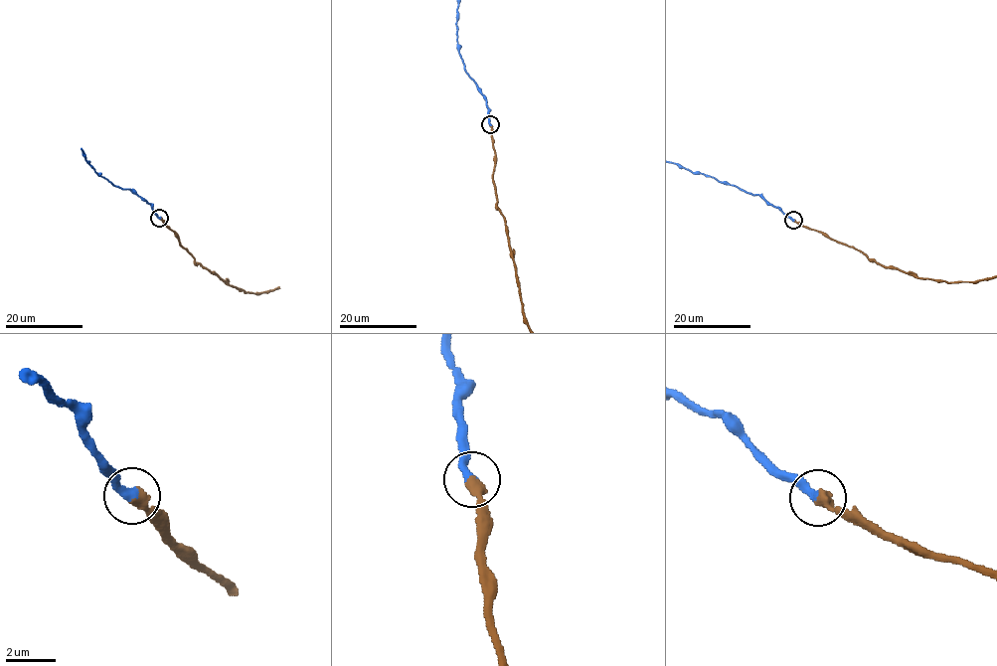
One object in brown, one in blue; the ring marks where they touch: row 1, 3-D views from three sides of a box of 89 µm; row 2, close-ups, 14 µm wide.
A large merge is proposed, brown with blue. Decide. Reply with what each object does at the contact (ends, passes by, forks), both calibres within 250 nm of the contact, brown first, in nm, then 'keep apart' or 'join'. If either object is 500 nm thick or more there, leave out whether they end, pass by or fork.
brown ends | blue ends | 440/380 nm | join

